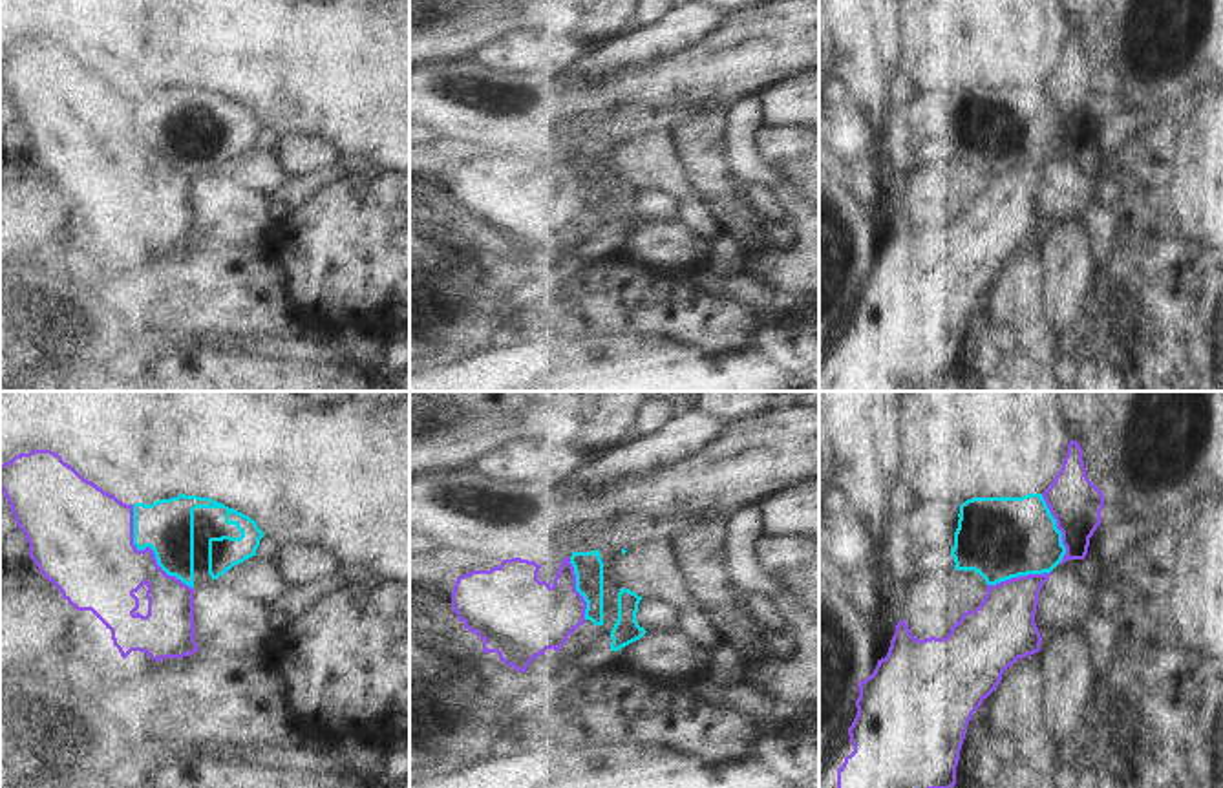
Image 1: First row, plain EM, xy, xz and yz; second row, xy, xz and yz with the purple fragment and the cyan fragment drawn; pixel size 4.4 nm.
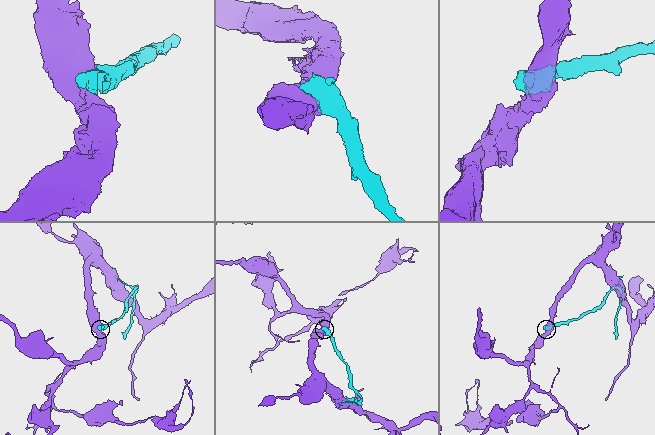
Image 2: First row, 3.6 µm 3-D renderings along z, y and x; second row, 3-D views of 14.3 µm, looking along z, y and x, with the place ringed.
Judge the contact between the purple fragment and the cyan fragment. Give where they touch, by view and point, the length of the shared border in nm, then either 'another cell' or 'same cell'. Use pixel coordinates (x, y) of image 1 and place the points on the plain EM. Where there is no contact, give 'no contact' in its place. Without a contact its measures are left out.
contact xy (148, 138); length 460 nm; another cell

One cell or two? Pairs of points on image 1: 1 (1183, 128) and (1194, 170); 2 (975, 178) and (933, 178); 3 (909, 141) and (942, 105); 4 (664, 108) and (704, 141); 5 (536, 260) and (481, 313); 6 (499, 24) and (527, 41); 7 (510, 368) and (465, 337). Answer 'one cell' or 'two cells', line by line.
1: one cell
2: one cell
3: one cell
4: two cells
5: two cells
6: two cells
7: two cells

